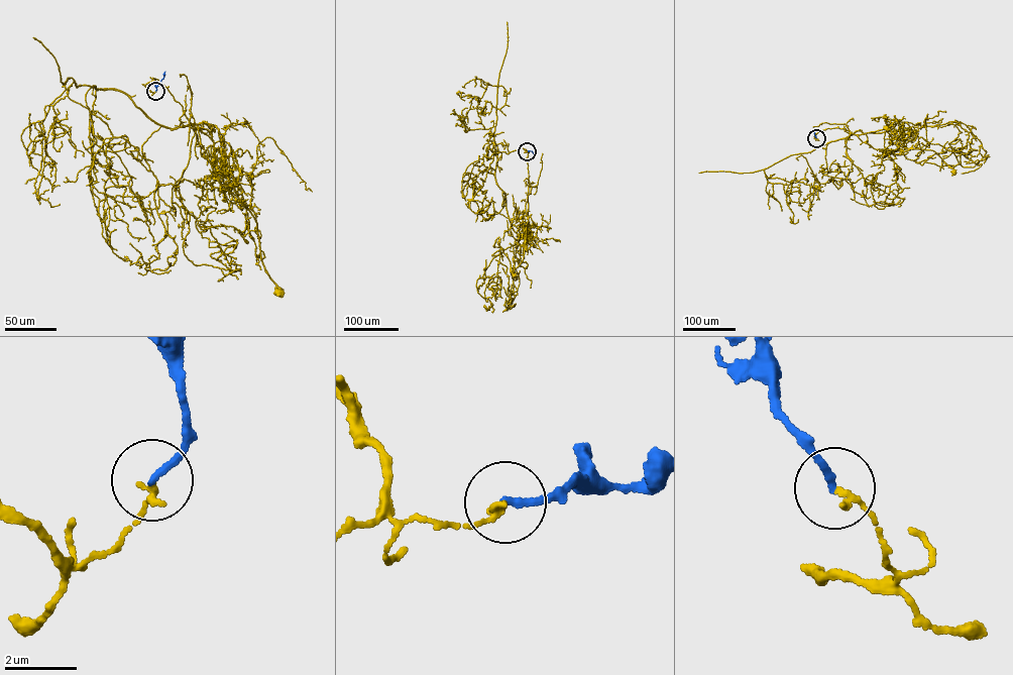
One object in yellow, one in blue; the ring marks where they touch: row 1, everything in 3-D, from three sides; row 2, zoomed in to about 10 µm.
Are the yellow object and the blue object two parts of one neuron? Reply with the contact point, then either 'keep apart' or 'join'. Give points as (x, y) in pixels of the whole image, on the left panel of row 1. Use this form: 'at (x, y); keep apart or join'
at (155, 91); keep apart

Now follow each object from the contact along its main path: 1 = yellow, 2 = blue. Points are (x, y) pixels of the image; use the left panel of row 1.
1: (155, 91), (145, 86), (152, 78), (213, 140), (217, 166), (224, 159), (257, 222), (279, 291)
2: (155, 91), (164, 71)

